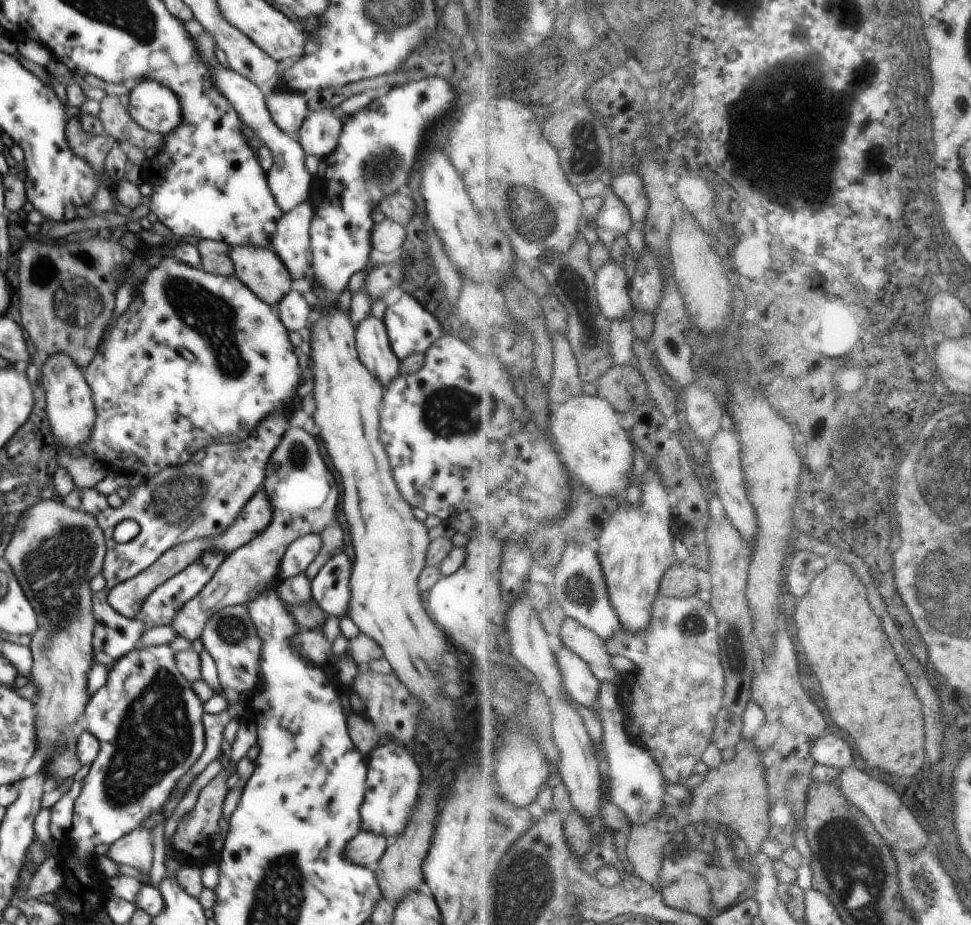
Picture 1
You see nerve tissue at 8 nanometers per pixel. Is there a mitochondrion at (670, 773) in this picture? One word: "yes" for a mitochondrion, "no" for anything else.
no

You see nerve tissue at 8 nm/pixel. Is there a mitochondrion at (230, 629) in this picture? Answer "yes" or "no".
yes

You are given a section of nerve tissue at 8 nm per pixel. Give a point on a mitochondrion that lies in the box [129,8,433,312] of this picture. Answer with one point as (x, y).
(378, 169)

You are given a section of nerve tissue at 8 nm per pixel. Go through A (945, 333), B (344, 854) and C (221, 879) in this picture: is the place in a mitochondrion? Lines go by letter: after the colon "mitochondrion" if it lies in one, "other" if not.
A: other
B: other
C: other

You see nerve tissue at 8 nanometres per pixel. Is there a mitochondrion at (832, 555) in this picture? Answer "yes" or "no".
no

